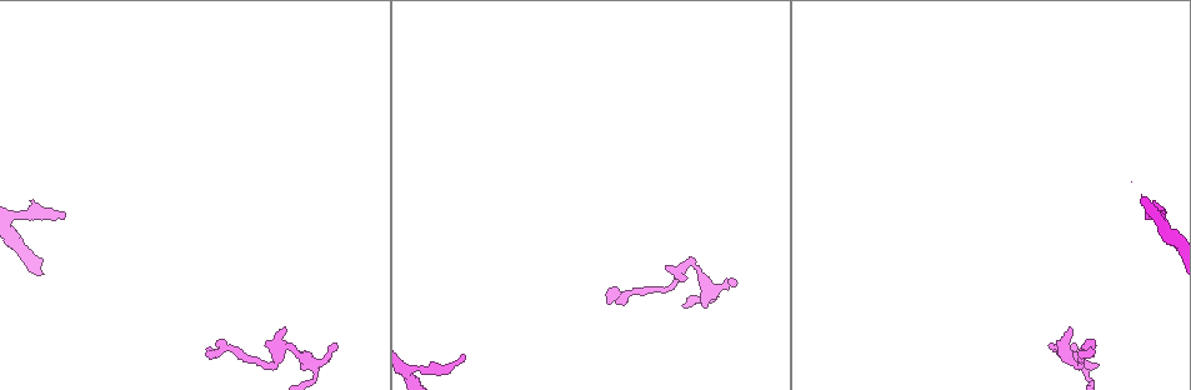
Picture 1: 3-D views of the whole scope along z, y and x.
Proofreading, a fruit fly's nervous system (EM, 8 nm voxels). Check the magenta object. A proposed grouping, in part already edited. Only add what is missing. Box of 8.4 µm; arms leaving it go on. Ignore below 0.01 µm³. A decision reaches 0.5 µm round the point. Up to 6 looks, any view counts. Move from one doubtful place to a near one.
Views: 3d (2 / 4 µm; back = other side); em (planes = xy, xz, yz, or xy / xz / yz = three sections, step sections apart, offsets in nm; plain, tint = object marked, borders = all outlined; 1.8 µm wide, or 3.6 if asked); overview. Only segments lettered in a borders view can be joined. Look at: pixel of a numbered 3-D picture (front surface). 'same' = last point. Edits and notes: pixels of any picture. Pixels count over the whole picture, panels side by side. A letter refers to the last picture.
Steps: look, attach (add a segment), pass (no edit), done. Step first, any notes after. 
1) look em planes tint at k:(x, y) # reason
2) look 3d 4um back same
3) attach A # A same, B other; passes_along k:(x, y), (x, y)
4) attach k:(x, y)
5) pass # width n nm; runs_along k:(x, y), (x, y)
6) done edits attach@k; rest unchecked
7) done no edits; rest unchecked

look 3d 2um back at 1:(464, 355) # an open end

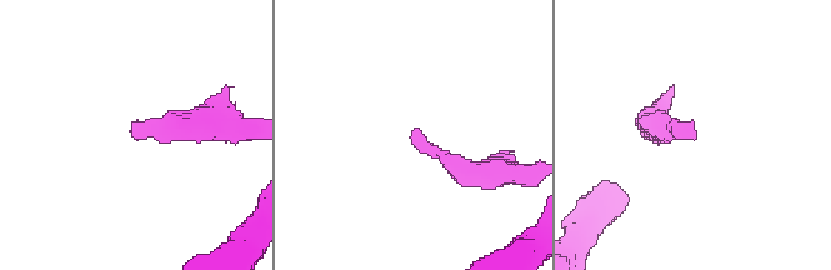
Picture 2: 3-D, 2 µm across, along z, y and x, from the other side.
look em planes borders at 2:(694, 137)

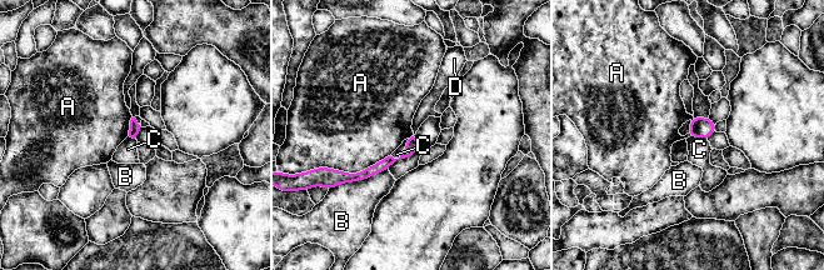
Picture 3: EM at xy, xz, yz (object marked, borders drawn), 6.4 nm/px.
attach D # A other, B other, C other, D same; passes_along 3:(699, 128), (690, 126), (684, 129); the neuron continues

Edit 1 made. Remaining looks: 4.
look overview # redraw

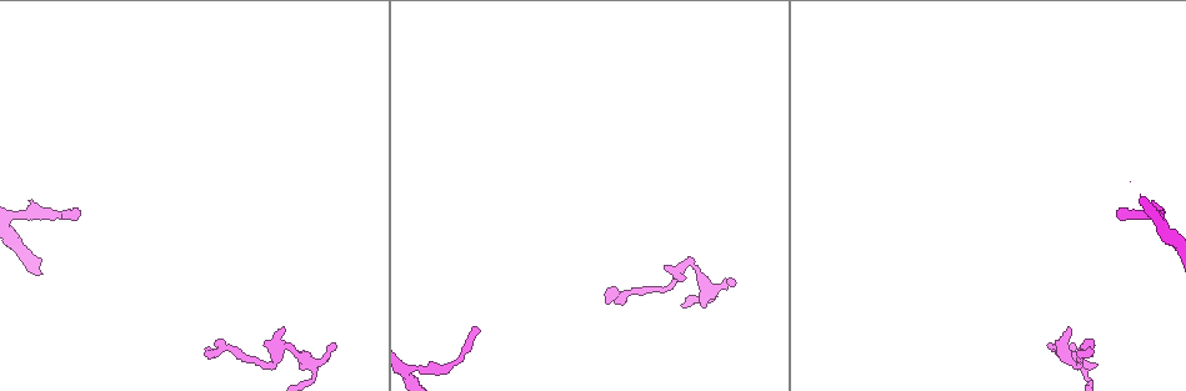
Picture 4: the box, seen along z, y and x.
look em 3.6um planes plain at 4:(335, 344) # thin end

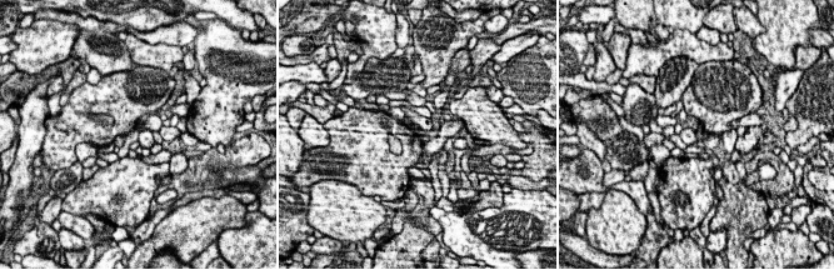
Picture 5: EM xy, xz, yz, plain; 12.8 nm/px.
look em 3.6um planes borders same

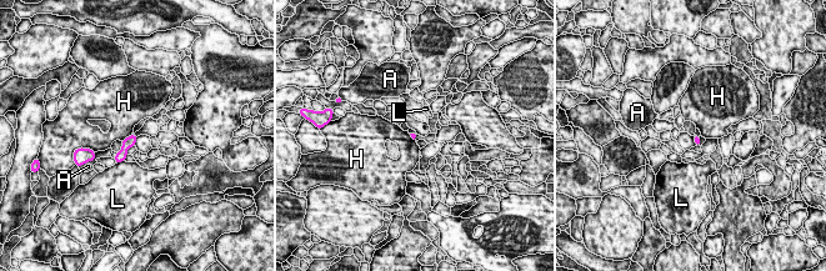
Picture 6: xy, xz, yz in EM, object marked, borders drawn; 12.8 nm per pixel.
pass # A other, H other, L other; border 6:(133, 134), (121, 140); none of them fits

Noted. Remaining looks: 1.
done edits attach@3; rest unchecked

